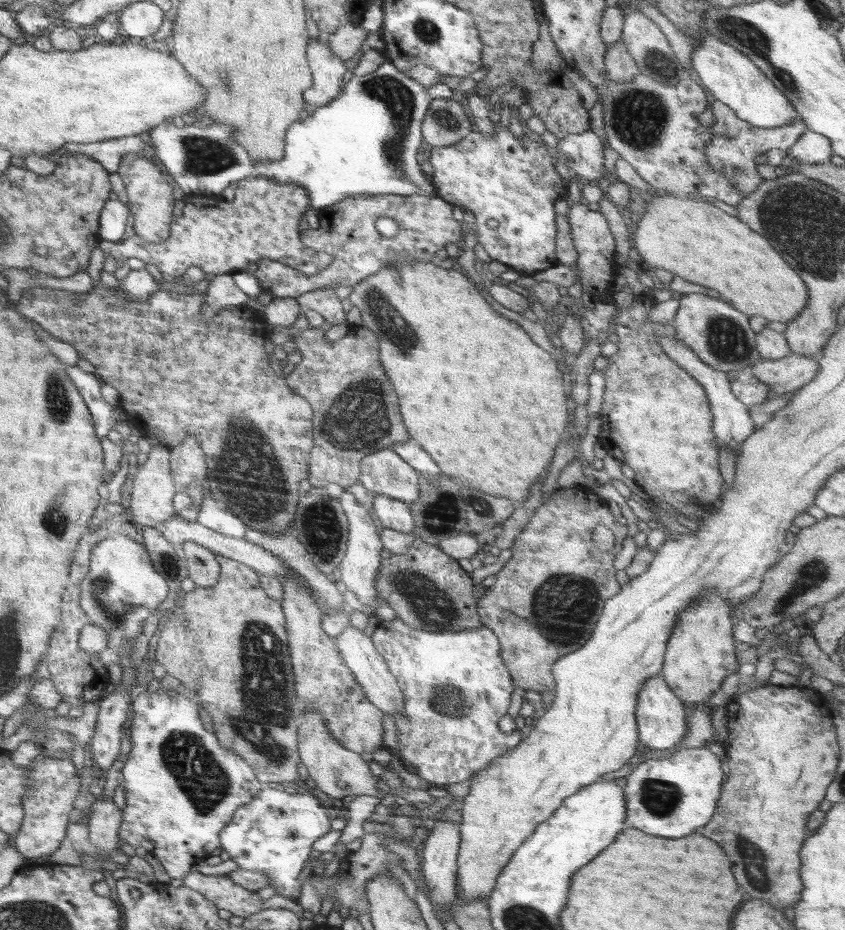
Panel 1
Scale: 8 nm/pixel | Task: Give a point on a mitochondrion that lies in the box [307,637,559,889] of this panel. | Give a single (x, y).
(450, 700)

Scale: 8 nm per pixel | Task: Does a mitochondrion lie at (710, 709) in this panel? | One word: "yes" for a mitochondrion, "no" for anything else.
no

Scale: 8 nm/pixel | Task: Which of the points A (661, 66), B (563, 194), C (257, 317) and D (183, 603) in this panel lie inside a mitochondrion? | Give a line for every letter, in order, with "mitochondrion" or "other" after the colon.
A: mitochondrion
B: other
C: other
D: other

